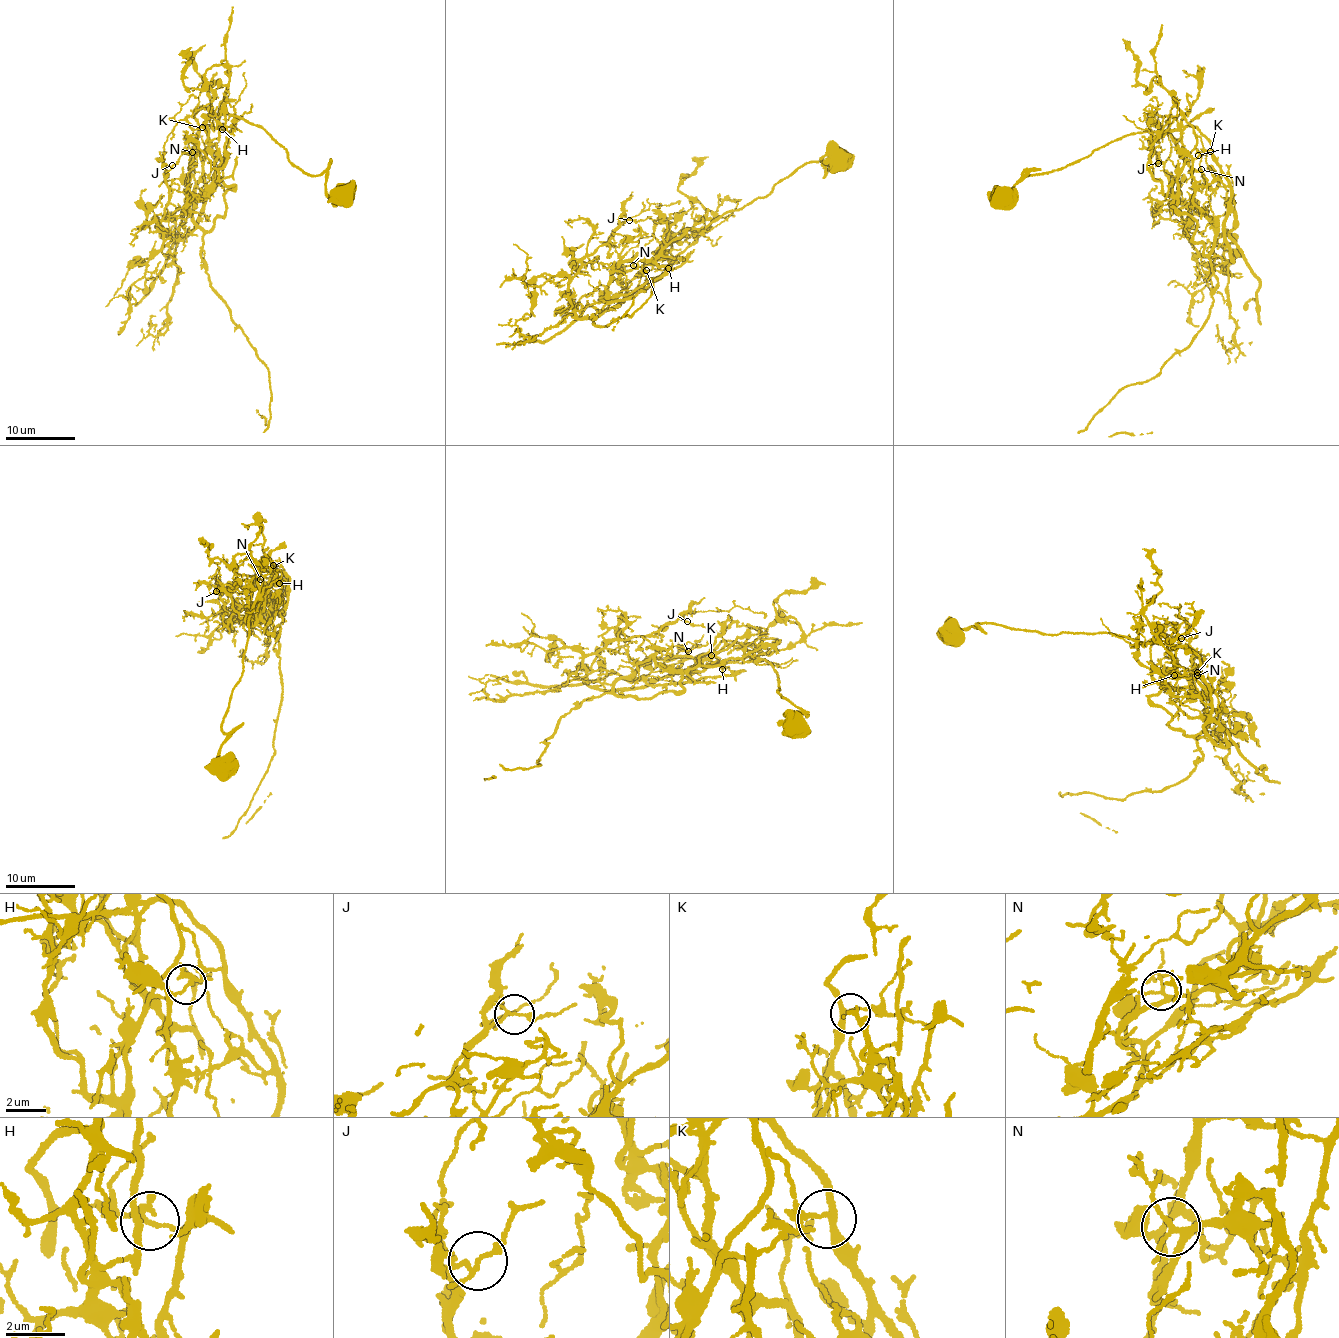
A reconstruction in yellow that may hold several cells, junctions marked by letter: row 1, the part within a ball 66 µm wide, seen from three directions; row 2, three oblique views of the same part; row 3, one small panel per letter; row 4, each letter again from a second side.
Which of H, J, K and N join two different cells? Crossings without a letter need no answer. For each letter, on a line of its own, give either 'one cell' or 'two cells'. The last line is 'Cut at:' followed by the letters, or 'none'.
H: two cells
J: one cell
K: one cell
N: one cell
Cut at: H

